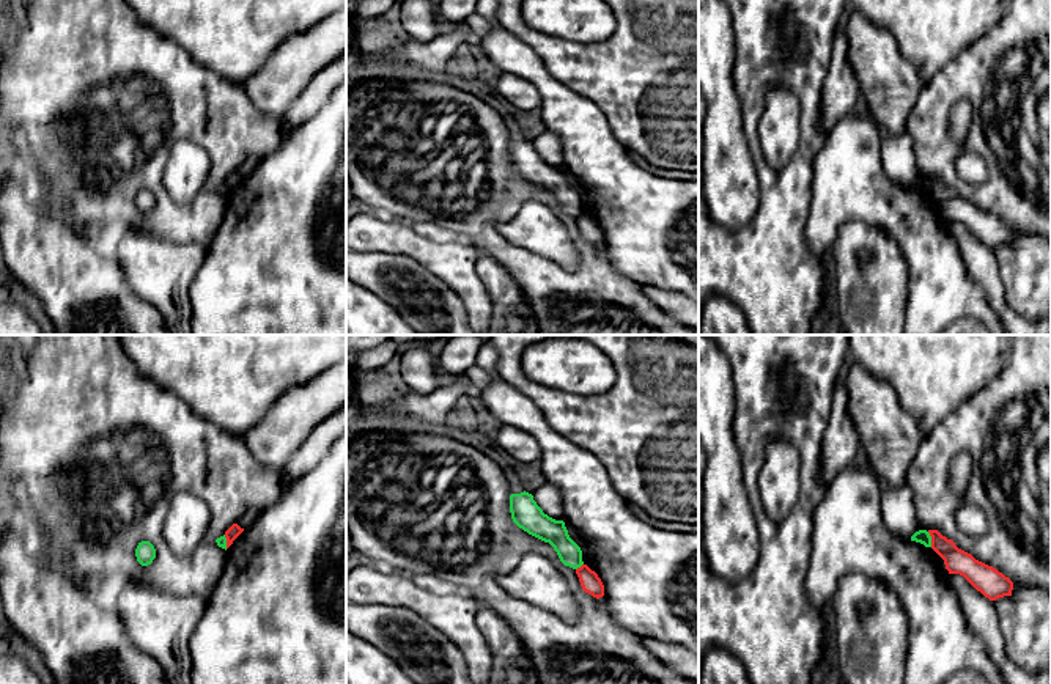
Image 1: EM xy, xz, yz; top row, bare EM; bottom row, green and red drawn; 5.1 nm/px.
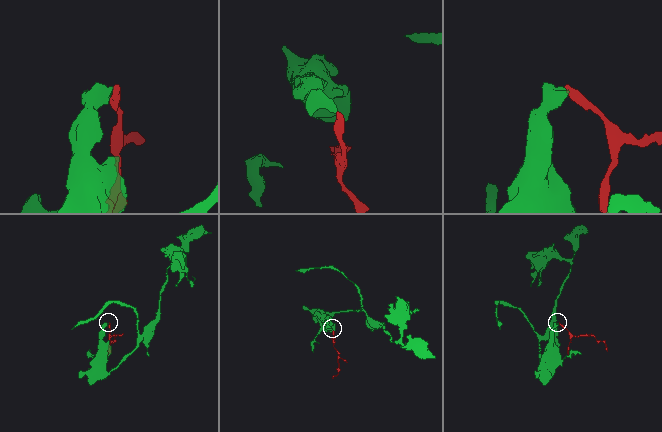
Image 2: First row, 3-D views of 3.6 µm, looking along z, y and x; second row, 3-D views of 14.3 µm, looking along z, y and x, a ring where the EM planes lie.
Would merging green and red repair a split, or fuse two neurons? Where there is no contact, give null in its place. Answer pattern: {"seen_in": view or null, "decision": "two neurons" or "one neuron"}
{"seen_in": "yz", "decision": "two neurons"}

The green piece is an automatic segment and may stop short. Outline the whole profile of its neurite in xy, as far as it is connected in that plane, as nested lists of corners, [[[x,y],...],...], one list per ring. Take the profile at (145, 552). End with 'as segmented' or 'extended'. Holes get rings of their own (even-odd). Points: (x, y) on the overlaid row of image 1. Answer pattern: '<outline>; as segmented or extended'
[[[142,541],[135,549],[135,557],[142,566],[148,566],[156,558],[156,549],[149,541]]]; as segmented

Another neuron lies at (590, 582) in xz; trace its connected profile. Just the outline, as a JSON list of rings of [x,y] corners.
[[[582,564],[581,568],[577,568],[576,574],[585,593],[592,594],[596,599],[604,596],[604,585],[601,579],[587,564]]]

